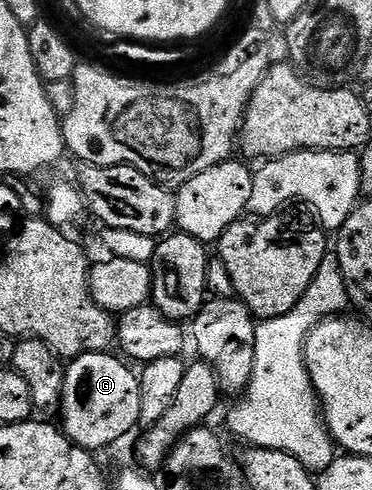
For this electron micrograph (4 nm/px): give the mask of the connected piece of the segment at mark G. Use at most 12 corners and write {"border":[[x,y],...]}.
{"border":[[112,353],[64,368],[59,422],[86,451],[137,430],[140,380]]}

